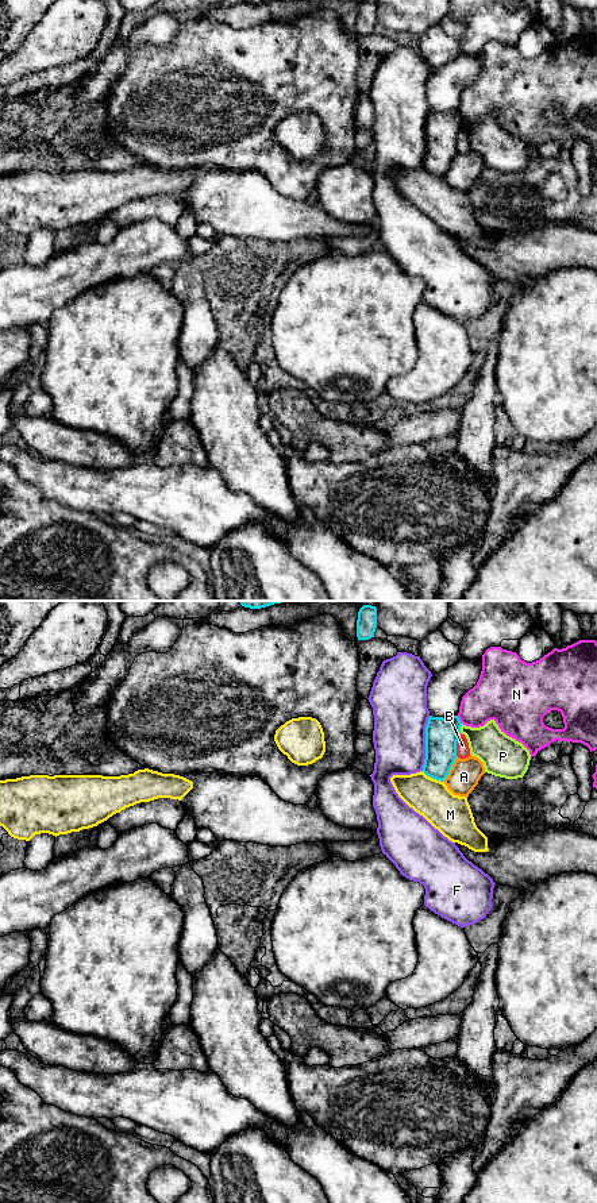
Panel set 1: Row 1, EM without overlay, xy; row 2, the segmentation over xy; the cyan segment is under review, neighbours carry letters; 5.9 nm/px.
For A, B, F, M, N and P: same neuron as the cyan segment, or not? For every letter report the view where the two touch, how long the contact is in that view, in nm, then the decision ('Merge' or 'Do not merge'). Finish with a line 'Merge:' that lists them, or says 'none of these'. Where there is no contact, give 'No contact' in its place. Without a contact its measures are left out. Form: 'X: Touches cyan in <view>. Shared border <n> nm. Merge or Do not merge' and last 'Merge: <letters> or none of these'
A: Touches cyan in xy. Shared border 170 nm. Do not merge
B: Touches cyan in xy. Shared border 150 nm. Do not merge
F: Touches cyan in xy. Shared border 340 nm. Do not merge
M: Touches cyan in xy. Shared border 150 nm. Do not merge
N: Touches cyan in xy. Shared border 60 nm. Do not merge
P: Touches cyan in xy. Shared border 60 nm. Do not merge
Merge: none of these

